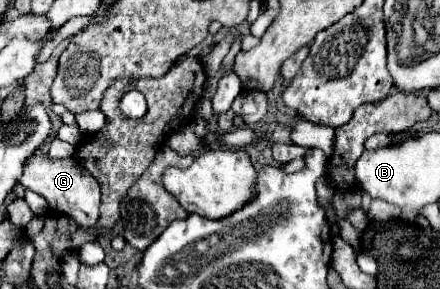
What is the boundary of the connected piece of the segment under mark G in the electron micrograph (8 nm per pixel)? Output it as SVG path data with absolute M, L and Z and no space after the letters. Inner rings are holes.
M37 153L35 157L31 157L31 161L27 161L27 169L23 177L19 179L19 183L25 189L35 189L35 193L47 199L51 209L71 217L81 229L93 231L99 225L101 187L97 179L91 173L87 173L87 169L79 165L75 159L71 157L69 159L49 159L47 155Z

